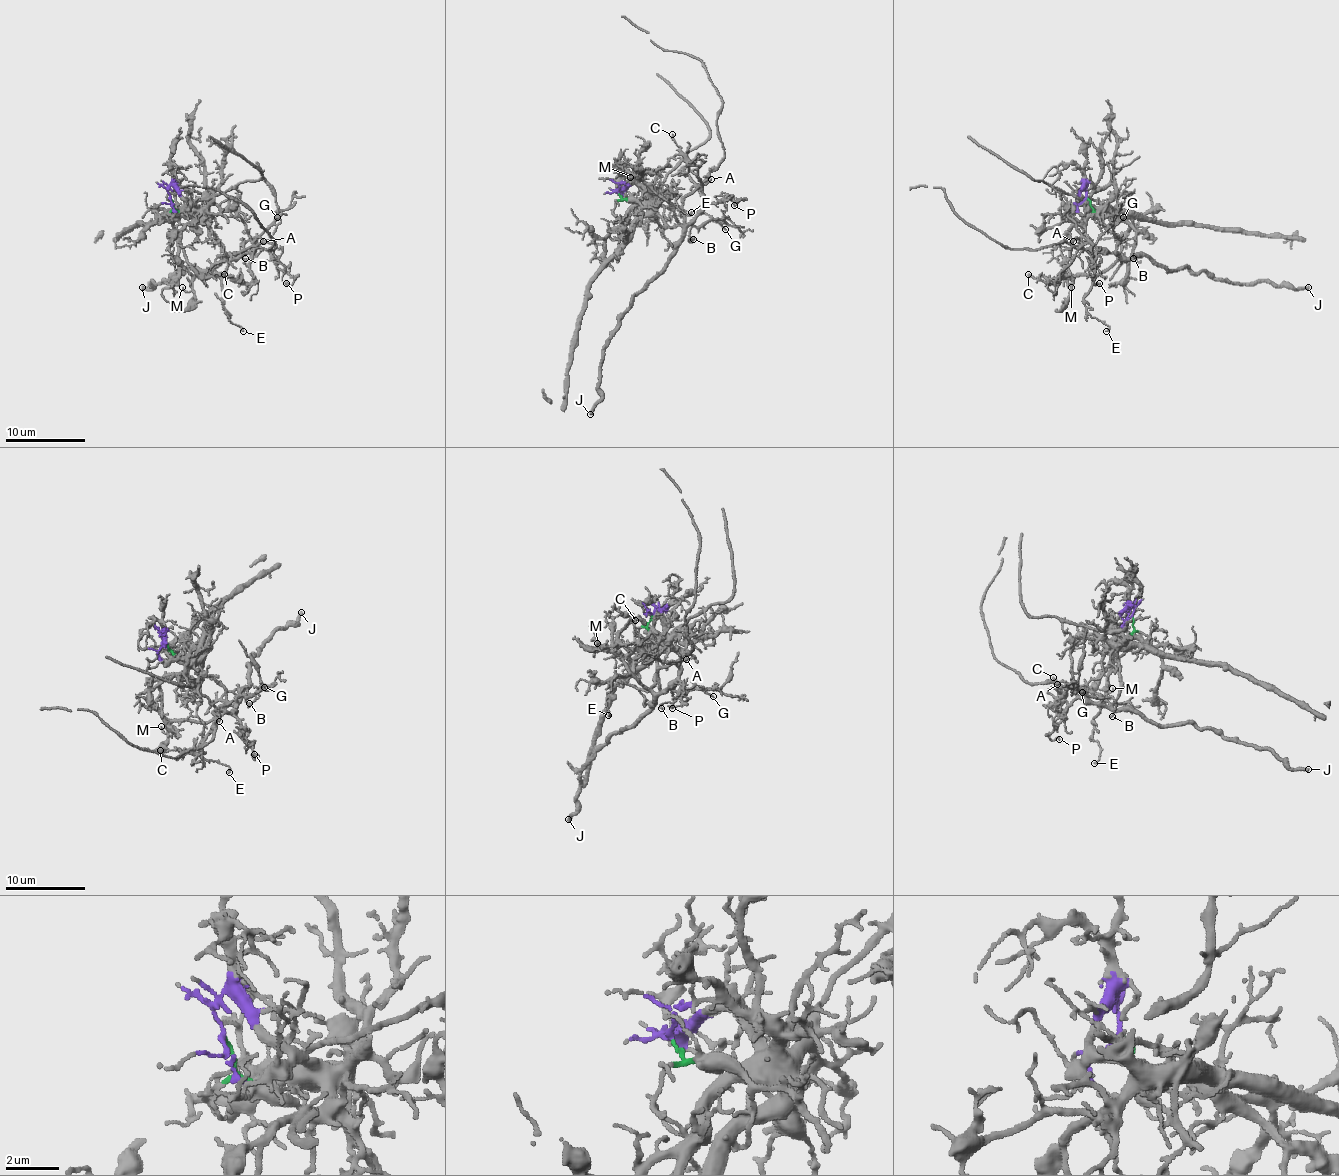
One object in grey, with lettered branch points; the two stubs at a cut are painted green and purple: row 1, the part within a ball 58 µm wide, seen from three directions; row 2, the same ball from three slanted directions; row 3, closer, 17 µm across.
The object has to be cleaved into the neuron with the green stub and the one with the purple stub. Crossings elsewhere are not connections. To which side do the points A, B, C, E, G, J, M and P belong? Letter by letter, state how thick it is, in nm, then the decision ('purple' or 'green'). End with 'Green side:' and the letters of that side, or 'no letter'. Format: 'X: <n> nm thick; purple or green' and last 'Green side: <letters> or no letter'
A: 140 nm thick; green
B: 130 nm thick; green
C: 140 nm thick; green
E: 150 nm thick; green
G: 90 nm thick; green
J: 280 nm thick; green
M: 110 nm thick; green
P: 140 nm thick; green
Green side: A, B, C, E, G, J, M, P

